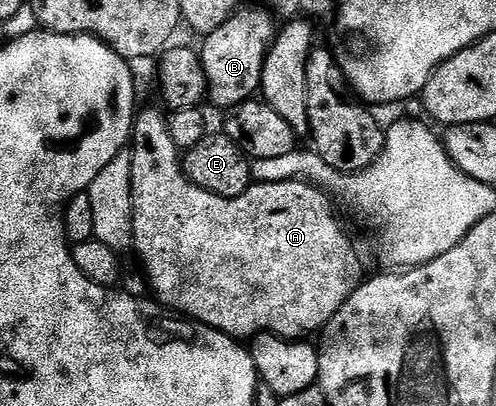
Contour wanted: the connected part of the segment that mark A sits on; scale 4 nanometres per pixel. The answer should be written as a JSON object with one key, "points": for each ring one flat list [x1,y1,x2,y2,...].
{"points":[[140,110,136,114,133,142,129,147,131,164,133,165,133,209,135,210,133,213,133,233,135,234,133,251,134,254,139,254,139,259,143,262,143,271,147,274,147,283,151,286,152,293,169,310,180,311,183,317,188,320,201,323,204,327,212,327,213,330,225,333,240,341,247,341,264,333,279,335,282,339,299,341,304,337,311,337,307,335,313,334,314,331,315,334,322,332,327,322,338,313,341,305,345,305,347,298,355,292,355,288,364,278,363,263,359,260,358,253,355,252,354,241,347,236,342,221,335,216,334,205,336,206,336,204,333,202,332,196,319,187,314,187,311,183,297,179,281,183,252,182,248,191,241,193,241,197,233,197,232,199,209,193,188,181,187,175,183,171,183,160,179,147,173,145,173,137,169,137,167,115,162,110,159,111]]}

